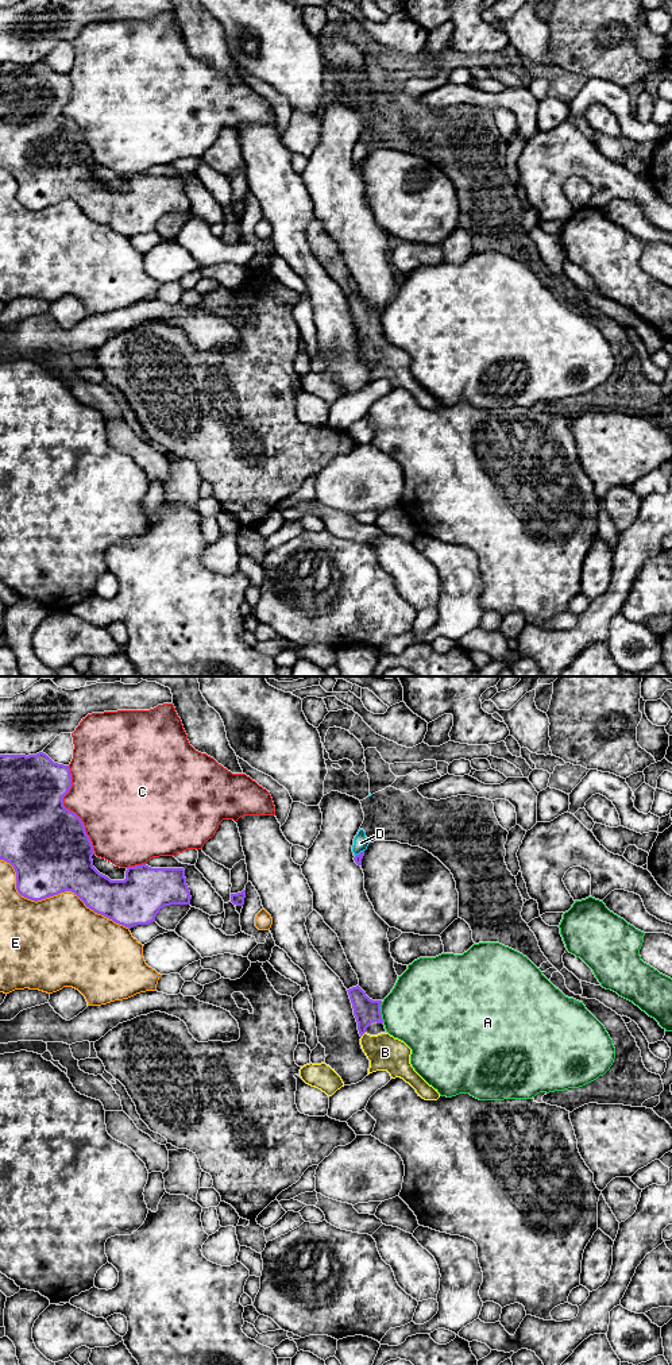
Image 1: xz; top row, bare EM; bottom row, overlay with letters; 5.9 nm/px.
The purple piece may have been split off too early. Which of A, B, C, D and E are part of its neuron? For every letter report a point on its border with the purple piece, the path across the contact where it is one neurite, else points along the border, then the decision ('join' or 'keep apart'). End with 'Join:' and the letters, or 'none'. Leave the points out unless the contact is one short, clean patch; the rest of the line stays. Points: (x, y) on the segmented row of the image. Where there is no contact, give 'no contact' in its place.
A: contact xz (379, 1013); keep apart
B: contact xz (362, 1034); way xz (366, 1010), (362, 1034), (374, 1047), (385, 1052); join
C: contact xz (69, 810); keep apart
D: contact xz (360, 852); border xz (363, 849), (355, 856); keep apart
E: contact xz (56, 894); keep apart
Join: B

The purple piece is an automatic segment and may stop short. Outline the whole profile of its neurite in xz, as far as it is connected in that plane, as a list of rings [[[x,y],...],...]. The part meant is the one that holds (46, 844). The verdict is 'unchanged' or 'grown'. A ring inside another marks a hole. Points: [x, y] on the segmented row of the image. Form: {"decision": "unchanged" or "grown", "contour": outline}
{"decision": "unchanged", "contour": [[[39,752],[36,755],[0,755],[0,860],[9,863],[16,872],[16,890],[18,892],[31,901],[42,901],[65,891],[74,892],[86,907],[97,914],[101,914],[113,922],[123,925],[128,929],[135,925],[148,925],[155,922],[155,917],[161,909],[170,905],[190,905],[190,891],[186,884],[185,869],[184,868],[151,868],[146,864],[128,867],[125,871],[124,880],[111,880],[108,876],[100,874],[93,867],[92,856],[94,855],[92,841],[85,832],[85,825],[81,818],[63,806],[63,797],[69,793],[72,787],[72,774],[69,766],[54,763],[46,753]]]}

